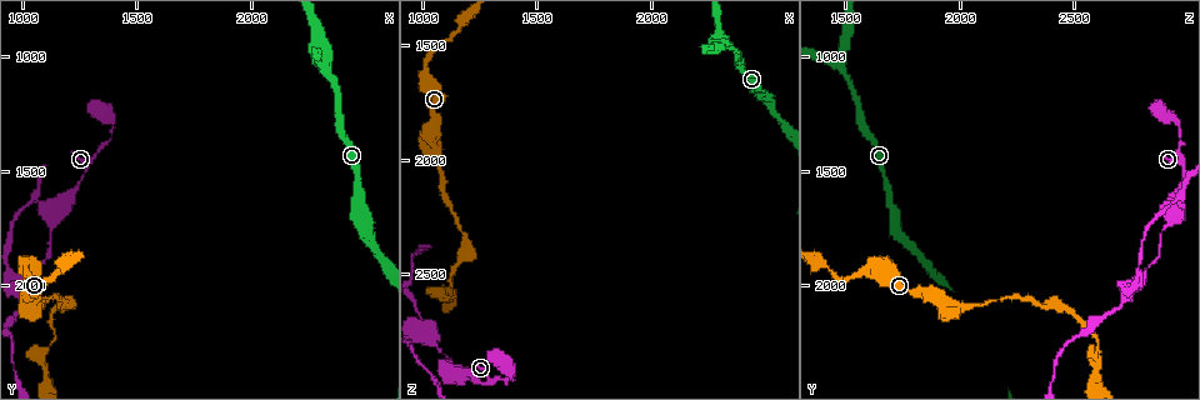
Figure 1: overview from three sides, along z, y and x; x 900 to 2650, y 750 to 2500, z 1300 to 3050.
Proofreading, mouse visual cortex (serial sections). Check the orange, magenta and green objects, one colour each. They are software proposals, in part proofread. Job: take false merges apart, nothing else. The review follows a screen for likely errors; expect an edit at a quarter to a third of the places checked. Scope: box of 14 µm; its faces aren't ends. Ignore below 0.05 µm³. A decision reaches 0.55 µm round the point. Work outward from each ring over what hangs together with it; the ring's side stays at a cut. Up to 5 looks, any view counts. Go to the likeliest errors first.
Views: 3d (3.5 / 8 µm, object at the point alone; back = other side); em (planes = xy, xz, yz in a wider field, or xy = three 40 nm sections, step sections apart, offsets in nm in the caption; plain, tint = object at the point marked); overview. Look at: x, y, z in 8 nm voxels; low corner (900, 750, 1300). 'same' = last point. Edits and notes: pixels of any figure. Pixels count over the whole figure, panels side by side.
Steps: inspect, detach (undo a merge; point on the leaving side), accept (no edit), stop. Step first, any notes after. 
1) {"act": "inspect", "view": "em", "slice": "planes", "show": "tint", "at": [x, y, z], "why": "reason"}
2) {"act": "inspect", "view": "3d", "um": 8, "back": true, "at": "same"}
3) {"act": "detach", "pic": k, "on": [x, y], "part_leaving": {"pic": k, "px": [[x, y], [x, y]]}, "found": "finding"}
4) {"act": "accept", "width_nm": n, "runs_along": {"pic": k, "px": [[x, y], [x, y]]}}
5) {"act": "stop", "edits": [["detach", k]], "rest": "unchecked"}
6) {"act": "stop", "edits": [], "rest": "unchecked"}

{"act": "inspect", "view": "3d", "um": 3.5, "at": [1020, 1920, 1630], "why": "sharp bend"}

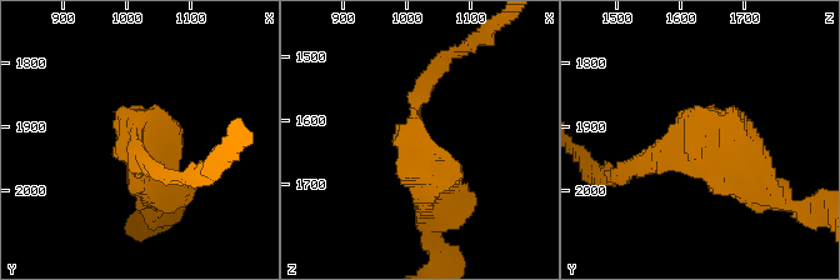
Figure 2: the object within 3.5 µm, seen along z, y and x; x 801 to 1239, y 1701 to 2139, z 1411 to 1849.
{"act": "inspect", "view": "em", "slice": "xy", "step": 1, "show": "tint", "at": [1010, 1930, 1635]}

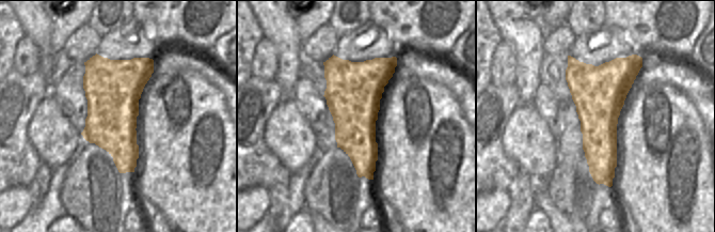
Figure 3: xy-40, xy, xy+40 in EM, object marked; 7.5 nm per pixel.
{"act": "accept", "runs_along": {"pic": 2, "px": [[765, 191], [726, 145], [628, 169]]}, "found": "continuous, no second cell"}

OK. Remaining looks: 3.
{"act": "inspect", "view": "3d", "um": 3.5, "at": [1100, 2300, 2600], "why": "a fork"}

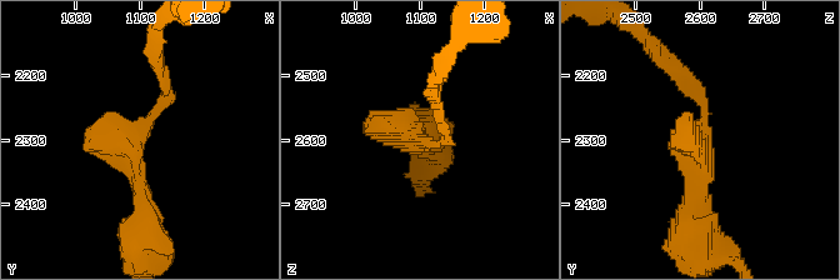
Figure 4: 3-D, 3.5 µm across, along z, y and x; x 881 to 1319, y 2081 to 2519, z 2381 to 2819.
{"act": "inspect", "view": "em", "slice": "xy", "step": 1, "show": "plain", "at": [1090, 2305, 2595]}

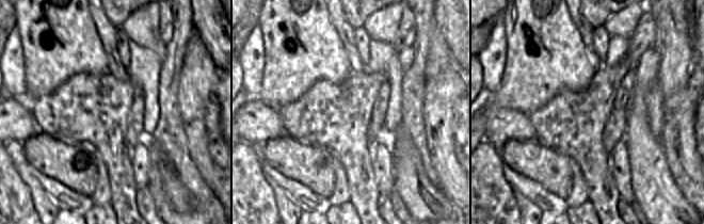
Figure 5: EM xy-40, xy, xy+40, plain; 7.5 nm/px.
{"act": "inspect", "view": "em", "slice": "xy", "step": 1, "show": "tint", "at": "same", "why": "where the object lies"}

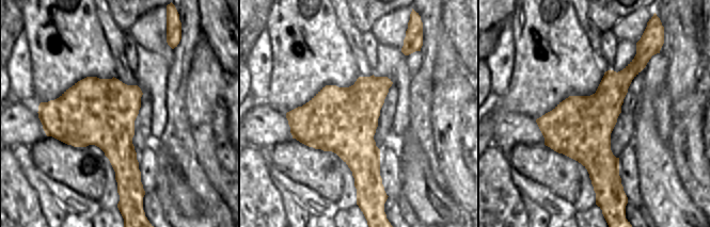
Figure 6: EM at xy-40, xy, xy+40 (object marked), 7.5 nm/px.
{"act": "accept", "runs_along": {"pic": 4, "px": [[163, 75], [168, 94], [133, 144], [144, 225]]}, "found": "one cell here"}

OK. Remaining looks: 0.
{"act": "stop", "edits": [], "rest": "unchecked"}

